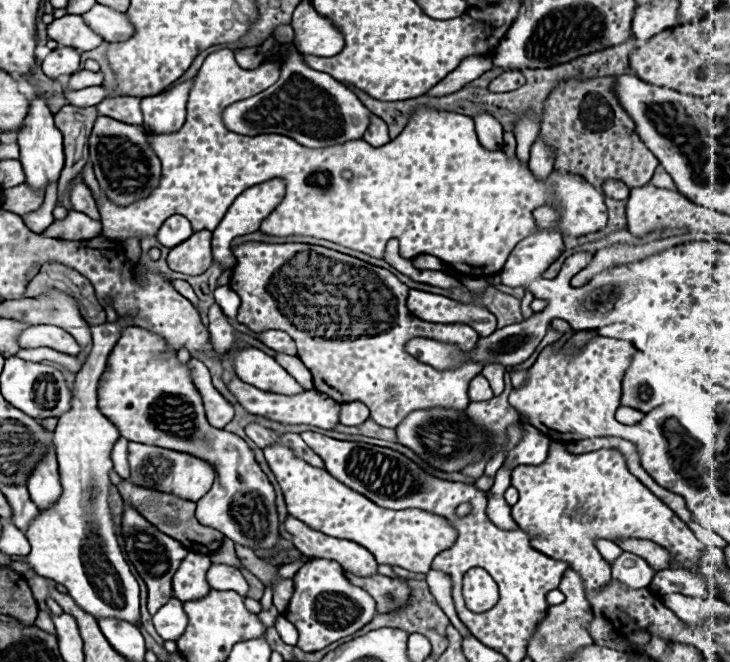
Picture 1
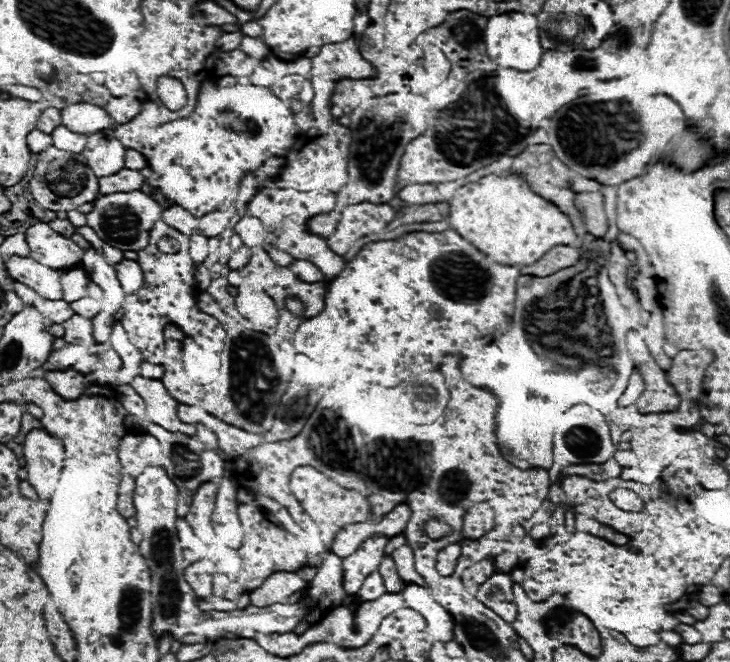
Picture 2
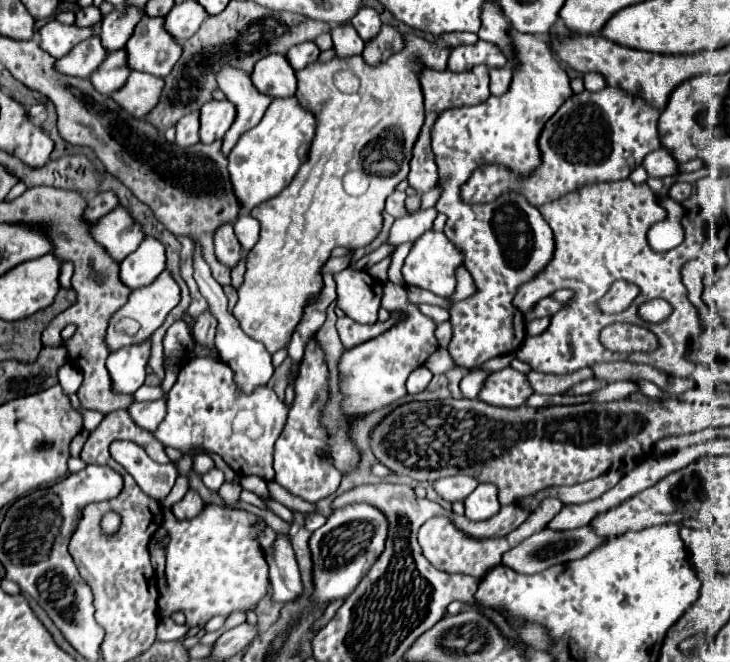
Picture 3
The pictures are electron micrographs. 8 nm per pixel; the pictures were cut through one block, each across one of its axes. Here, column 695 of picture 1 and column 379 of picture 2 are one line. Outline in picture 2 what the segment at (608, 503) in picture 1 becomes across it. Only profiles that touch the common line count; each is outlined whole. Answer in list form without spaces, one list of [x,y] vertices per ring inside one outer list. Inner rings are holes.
[[[372,536],[362,542],[360,550],[356,554],[348,556],[342,560],[344,568],[344,592],[346,594],[356,594],[360,586],[364,584],[364,578],[378,570],[382,558],[384,558],[384,546],[388,544],[390,538],[384,536]]]

